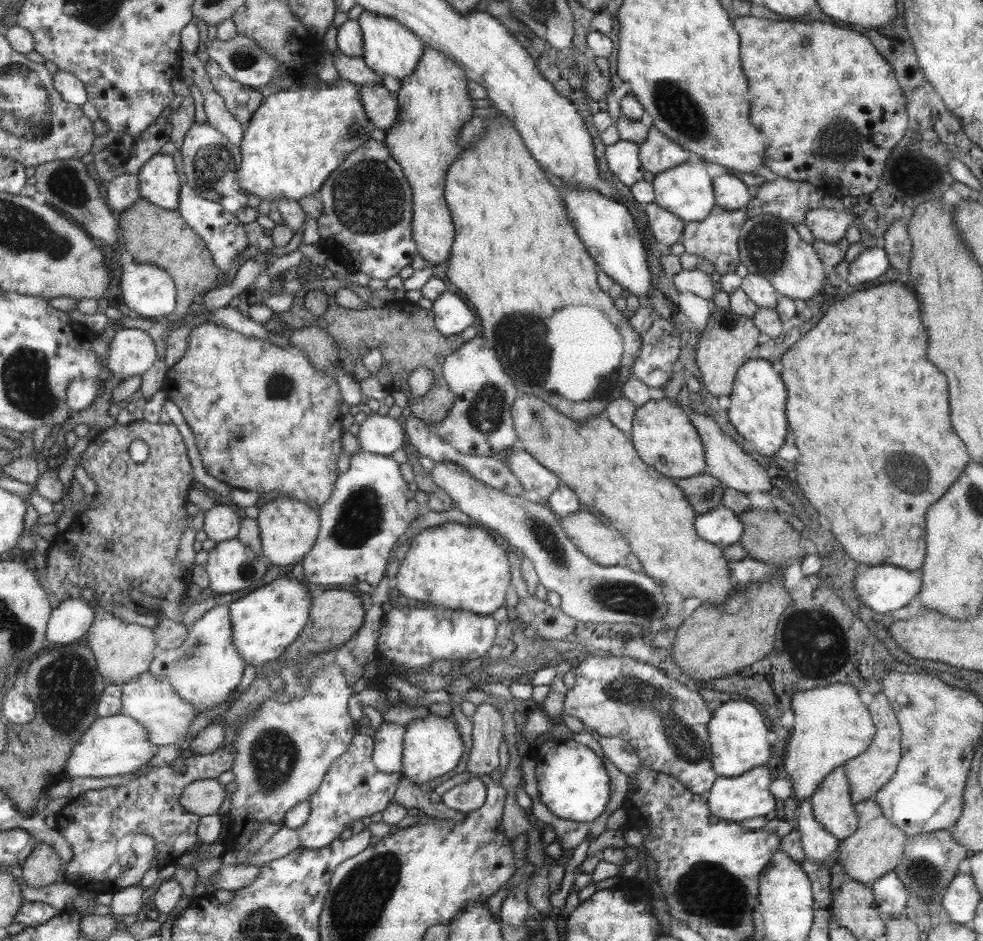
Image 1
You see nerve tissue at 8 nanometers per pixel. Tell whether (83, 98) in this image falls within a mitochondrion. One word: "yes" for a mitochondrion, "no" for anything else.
no

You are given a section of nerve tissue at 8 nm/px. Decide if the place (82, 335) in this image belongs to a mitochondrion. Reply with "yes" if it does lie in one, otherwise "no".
no

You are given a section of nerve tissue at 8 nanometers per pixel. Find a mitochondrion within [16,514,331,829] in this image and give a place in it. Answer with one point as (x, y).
(66, 696)

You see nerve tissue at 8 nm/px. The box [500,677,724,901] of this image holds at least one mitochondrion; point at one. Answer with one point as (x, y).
(523, 854)

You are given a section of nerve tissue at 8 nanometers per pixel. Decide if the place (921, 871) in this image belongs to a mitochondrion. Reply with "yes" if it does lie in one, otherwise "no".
yes

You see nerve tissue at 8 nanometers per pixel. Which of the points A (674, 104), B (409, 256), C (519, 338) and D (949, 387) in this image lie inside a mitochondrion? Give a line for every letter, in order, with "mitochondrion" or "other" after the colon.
A: mitochondrion
B: other
C: mitochondrion
D: other

